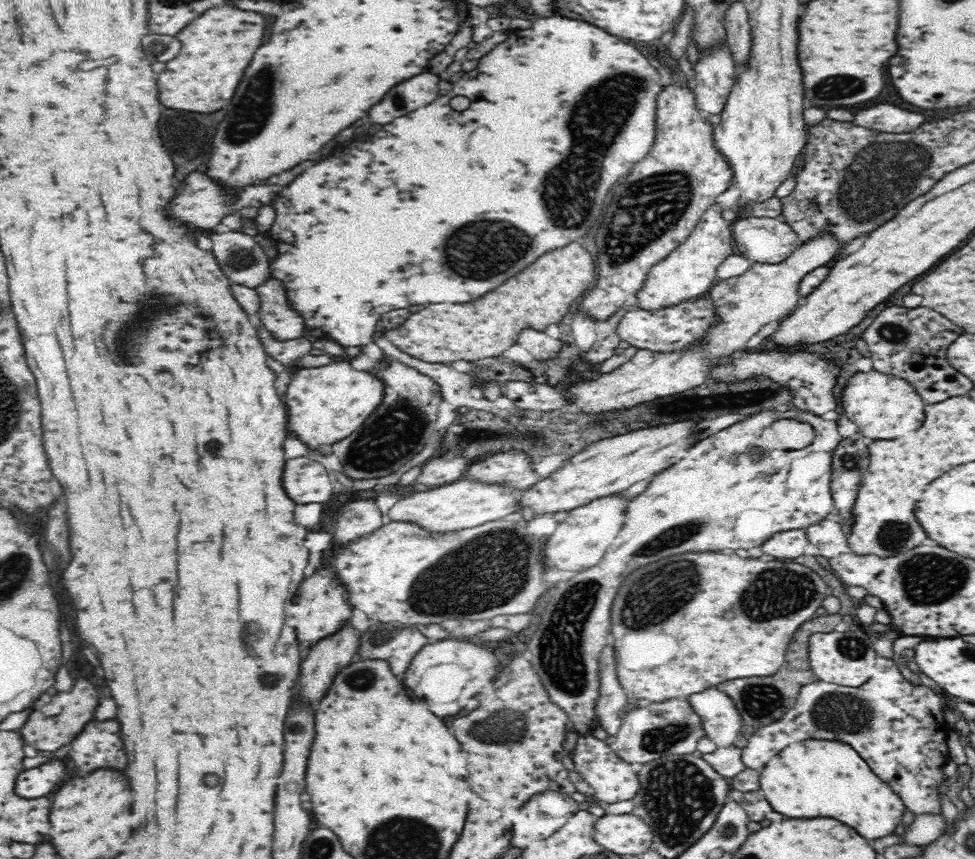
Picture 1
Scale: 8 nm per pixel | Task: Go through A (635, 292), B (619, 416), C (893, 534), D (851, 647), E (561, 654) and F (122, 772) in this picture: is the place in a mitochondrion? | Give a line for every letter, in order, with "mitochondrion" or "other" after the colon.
A: other
B: other
C: mitochondrion
D: mitochondrion
E: mitochondrion
F: other

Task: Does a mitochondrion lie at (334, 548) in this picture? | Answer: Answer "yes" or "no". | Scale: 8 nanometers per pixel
no

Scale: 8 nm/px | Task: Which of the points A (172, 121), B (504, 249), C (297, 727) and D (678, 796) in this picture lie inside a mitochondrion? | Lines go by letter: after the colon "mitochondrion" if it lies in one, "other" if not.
A: mitochondrion
B: mitochondrion
C: mitochondrion
D: mitochondrion

